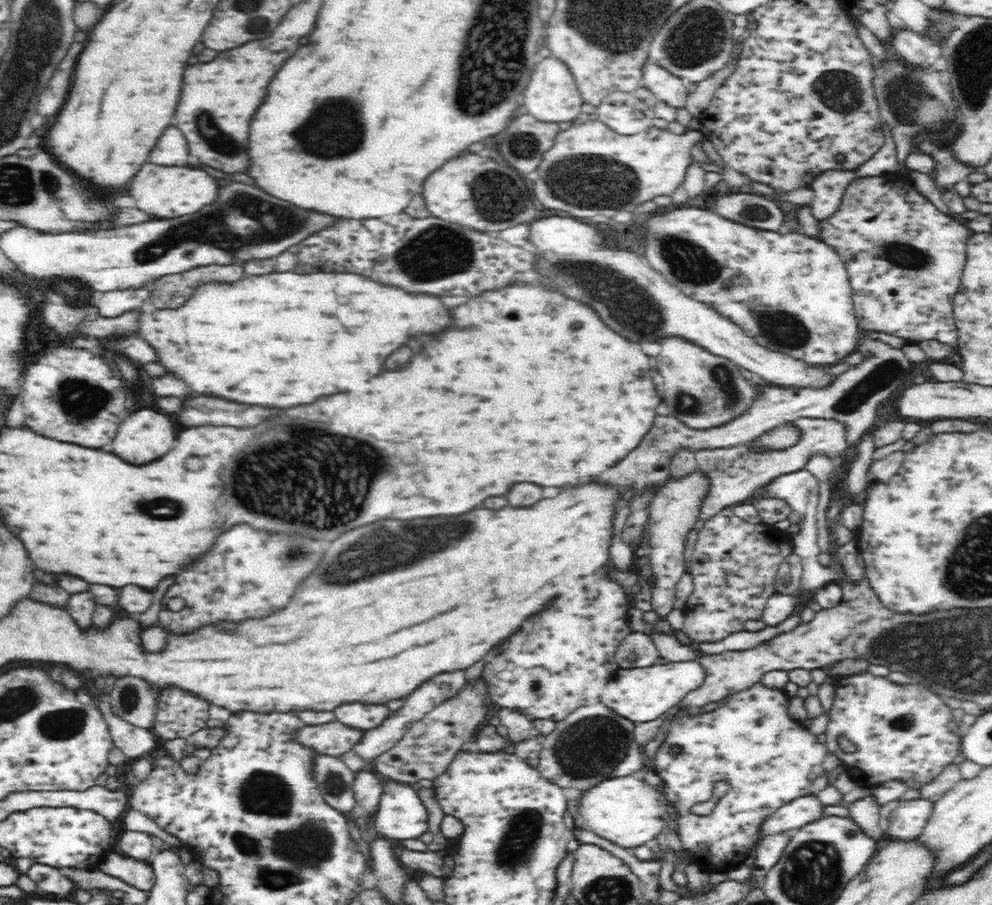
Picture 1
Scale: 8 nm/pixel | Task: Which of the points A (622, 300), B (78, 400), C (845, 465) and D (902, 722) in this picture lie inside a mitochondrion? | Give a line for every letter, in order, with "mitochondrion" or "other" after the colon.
A: mitochondrion
B: mitochondrion
C: other
D: mitochondrion

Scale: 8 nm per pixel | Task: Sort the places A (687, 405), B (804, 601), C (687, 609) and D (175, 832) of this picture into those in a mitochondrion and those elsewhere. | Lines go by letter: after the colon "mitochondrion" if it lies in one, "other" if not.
A: mitochondrion
B: other
C: other
D: other

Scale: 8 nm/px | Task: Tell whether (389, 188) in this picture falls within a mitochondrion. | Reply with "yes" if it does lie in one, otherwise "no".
no

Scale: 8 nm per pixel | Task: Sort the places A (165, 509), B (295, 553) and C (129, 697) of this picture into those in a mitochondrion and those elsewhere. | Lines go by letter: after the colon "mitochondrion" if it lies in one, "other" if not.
A: mitochondrion
B: mitochondrion
C: mitochondrion

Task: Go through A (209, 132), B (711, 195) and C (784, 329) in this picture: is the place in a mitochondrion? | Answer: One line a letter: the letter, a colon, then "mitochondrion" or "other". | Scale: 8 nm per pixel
A: mitochondrion
B: other
C: mitochondrion

